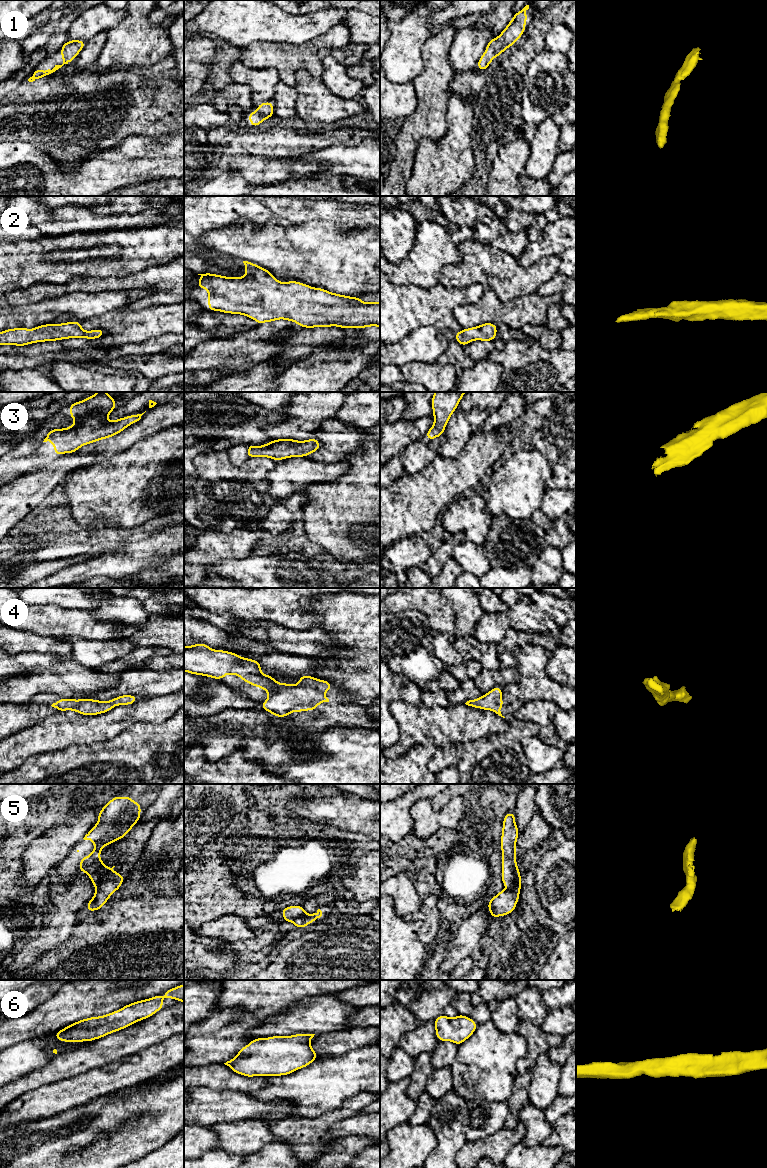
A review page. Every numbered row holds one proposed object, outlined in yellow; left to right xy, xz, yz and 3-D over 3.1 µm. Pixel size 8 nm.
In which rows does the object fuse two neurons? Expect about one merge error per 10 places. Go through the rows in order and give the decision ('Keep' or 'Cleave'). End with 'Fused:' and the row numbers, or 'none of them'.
1: Keep
2: Keep
3: Keep
4: Keep
5: Cleave
6: Keep
Fused: 5

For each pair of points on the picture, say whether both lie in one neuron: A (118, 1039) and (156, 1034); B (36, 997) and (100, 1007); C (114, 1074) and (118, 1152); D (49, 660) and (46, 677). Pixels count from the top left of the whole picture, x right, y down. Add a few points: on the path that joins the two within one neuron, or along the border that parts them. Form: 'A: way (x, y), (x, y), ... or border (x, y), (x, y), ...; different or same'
A: way (127, 1039), (147, 1034); same
B: border (58, 990), (31, 1011); different
C: border (113, 1092), (91, 1100); different
D: border (64, 660), (47, 668), (32, 668), (25, 671); different

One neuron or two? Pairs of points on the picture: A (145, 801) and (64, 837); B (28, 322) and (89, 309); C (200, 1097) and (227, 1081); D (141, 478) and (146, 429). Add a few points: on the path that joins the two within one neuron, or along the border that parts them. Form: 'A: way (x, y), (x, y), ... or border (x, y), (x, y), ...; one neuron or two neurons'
A: border (100, 810), (97, 822), (80, 840); two neurons
B: way (43, 312), (52, 307), (74, 307); one neuron
C: border (194, 1085), (237, 1091); two neurons
D: border (167, 428), (138, 440), (125, 450); two neurons

